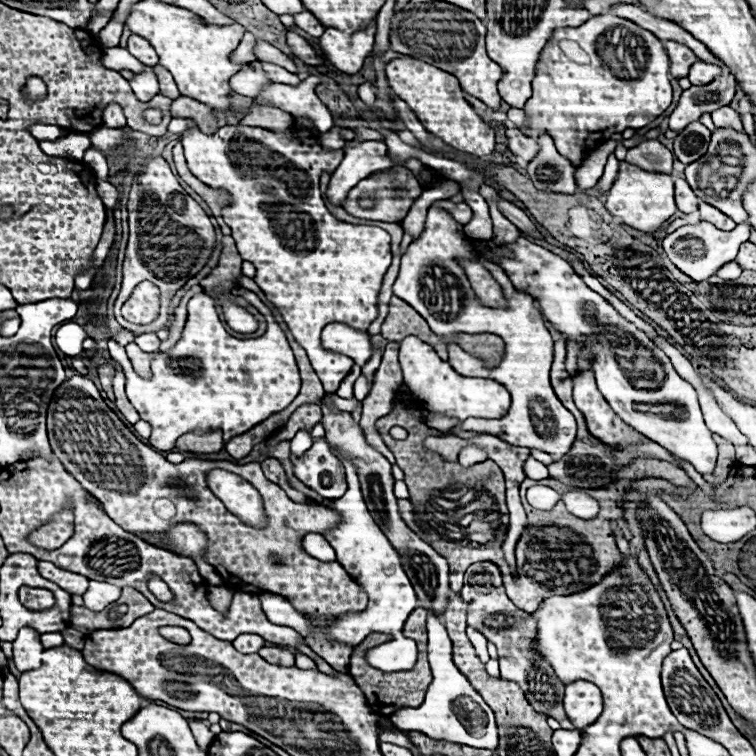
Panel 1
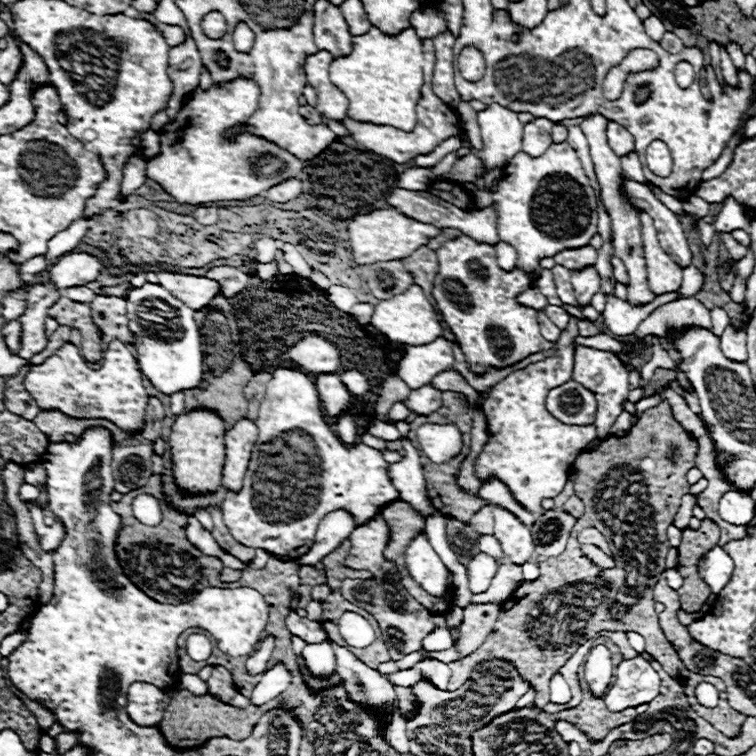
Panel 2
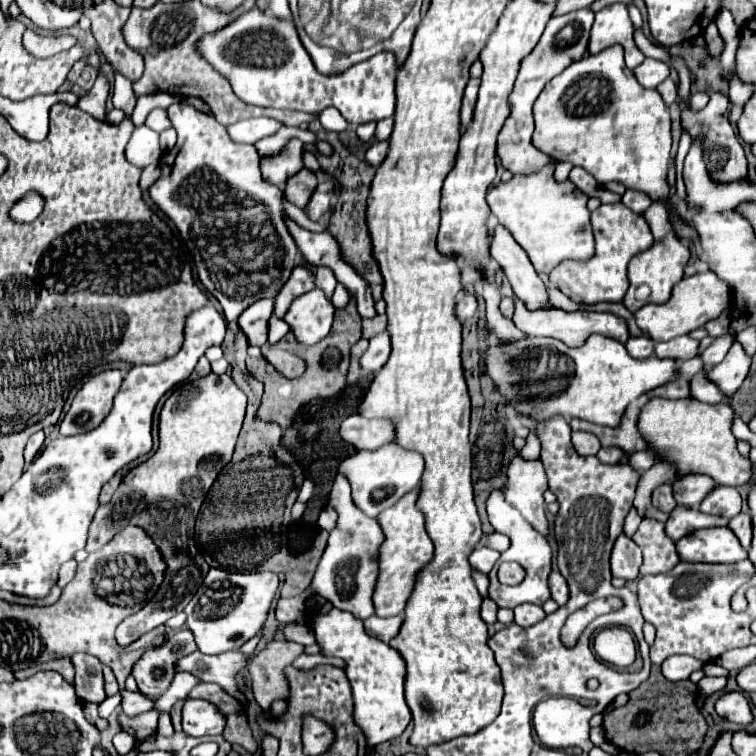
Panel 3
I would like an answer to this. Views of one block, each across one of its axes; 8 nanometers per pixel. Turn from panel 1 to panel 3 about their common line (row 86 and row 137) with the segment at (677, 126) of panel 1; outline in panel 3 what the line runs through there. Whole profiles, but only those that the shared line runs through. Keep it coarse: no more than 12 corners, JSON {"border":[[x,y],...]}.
{"border":[[728,96],[684,110],[682,128],[700,138],[718,182],[748,174],[744,148],[728,122]]}

